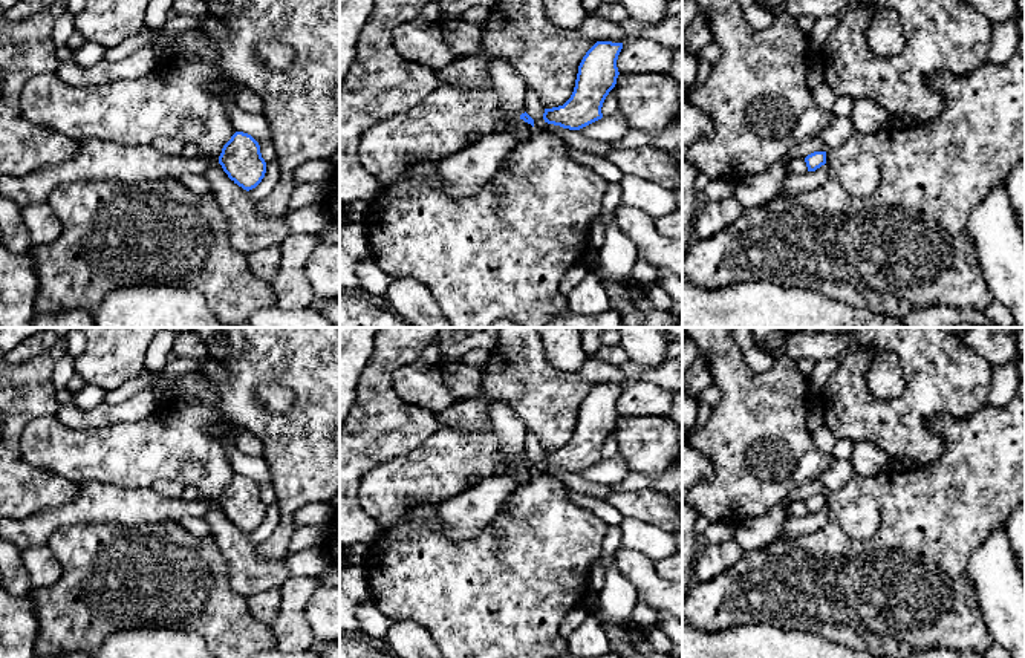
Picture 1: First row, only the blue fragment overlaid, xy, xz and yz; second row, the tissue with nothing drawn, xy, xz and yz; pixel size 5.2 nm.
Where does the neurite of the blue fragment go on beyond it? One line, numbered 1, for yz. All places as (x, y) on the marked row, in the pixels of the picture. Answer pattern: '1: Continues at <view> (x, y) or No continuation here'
1: Continues at yz (797, 166)

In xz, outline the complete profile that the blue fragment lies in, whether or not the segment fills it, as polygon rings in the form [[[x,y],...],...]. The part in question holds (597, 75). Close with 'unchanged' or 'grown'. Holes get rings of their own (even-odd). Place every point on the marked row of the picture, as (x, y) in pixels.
[[[597,41],[583,57],[571,98],[558,107],[545,109],[548,124],[580,130],[603,118],[601,107],[615,87],[623,43]]] | unchanged

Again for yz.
[[[814,151],[808,155],[805,159],[794,159],[789,164],[791,174],[800,174],[805,171],[815,171],[822,165],[826,164],[826,151]]] | grown

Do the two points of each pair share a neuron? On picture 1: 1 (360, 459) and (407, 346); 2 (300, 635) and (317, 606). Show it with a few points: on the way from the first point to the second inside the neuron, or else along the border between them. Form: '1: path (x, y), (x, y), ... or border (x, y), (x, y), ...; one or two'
1: path (374, 432), (377, 429), (377, 377), (380, 374); one
2: border (318, 588), (305, 606), (305, 620), (314, 640); two

